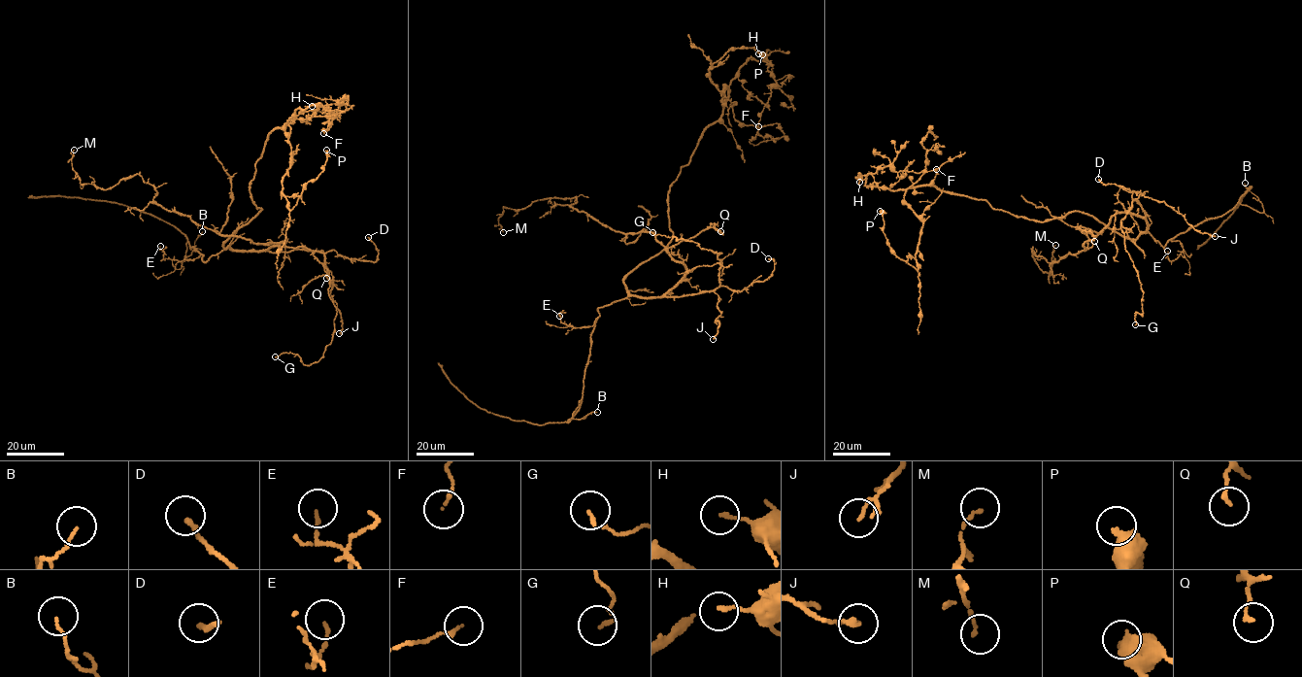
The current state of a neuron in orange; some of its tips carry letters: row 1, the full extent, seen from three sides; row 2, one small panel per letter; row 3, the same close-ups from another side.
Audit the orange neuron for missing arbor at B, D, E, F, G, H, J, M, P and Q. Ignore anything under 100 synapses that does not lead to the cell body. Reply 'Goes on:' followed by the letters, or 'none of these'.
Goes on: none of these

